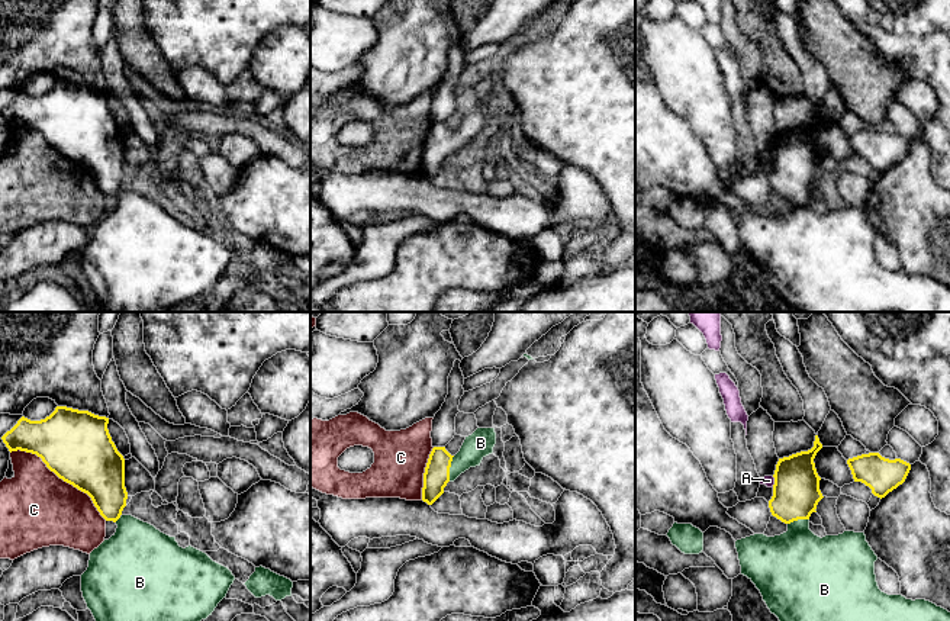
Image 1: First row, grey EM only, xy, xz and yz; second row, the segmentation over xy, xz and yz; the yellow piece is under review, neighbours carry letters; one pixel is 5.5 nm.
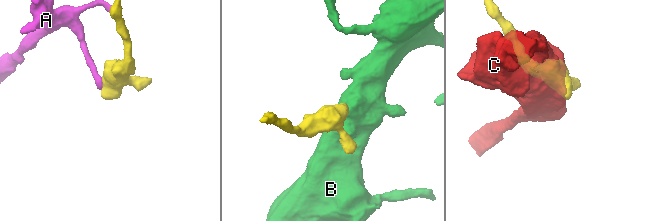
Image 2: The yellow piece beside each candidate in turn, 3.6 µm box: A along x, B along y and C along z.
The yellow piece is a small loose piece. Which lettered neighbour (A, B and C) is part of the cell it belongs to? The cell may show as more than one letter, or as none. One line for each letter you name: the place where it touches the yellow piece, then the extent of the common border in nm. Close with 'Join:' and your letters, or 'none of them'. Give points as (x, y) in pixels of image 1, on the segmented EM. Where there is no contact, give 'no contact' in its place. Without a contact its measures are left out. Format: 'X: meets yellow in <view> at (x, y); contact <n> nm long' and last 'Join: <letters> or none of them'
B: meets yellow in xz at (448, 469); contact 150 nm long
Join: B

